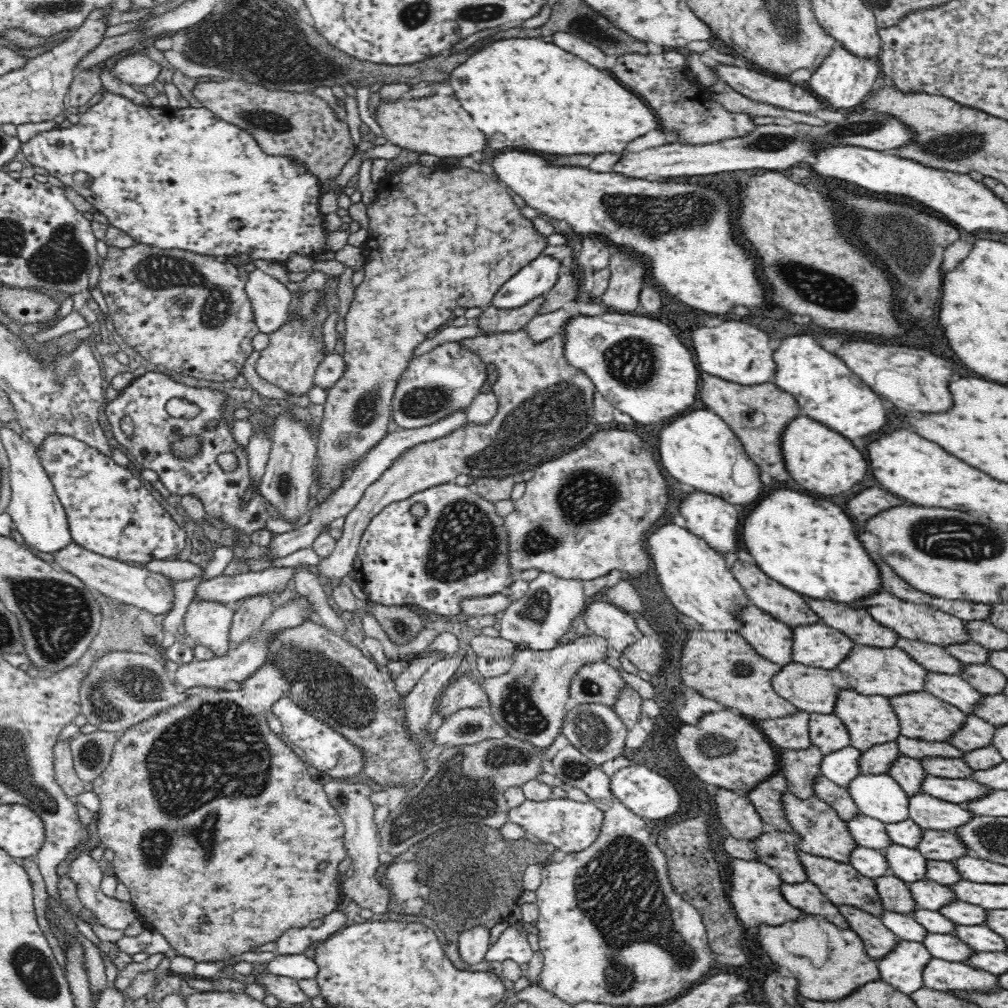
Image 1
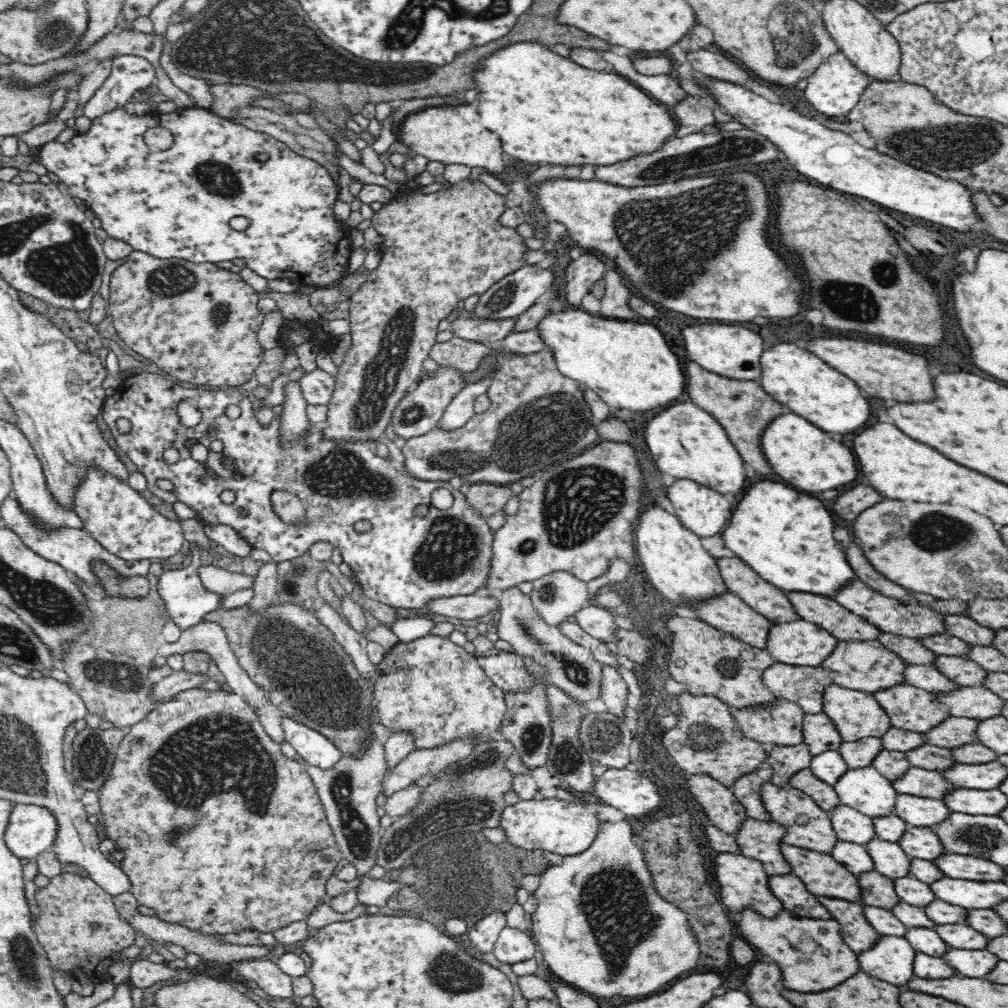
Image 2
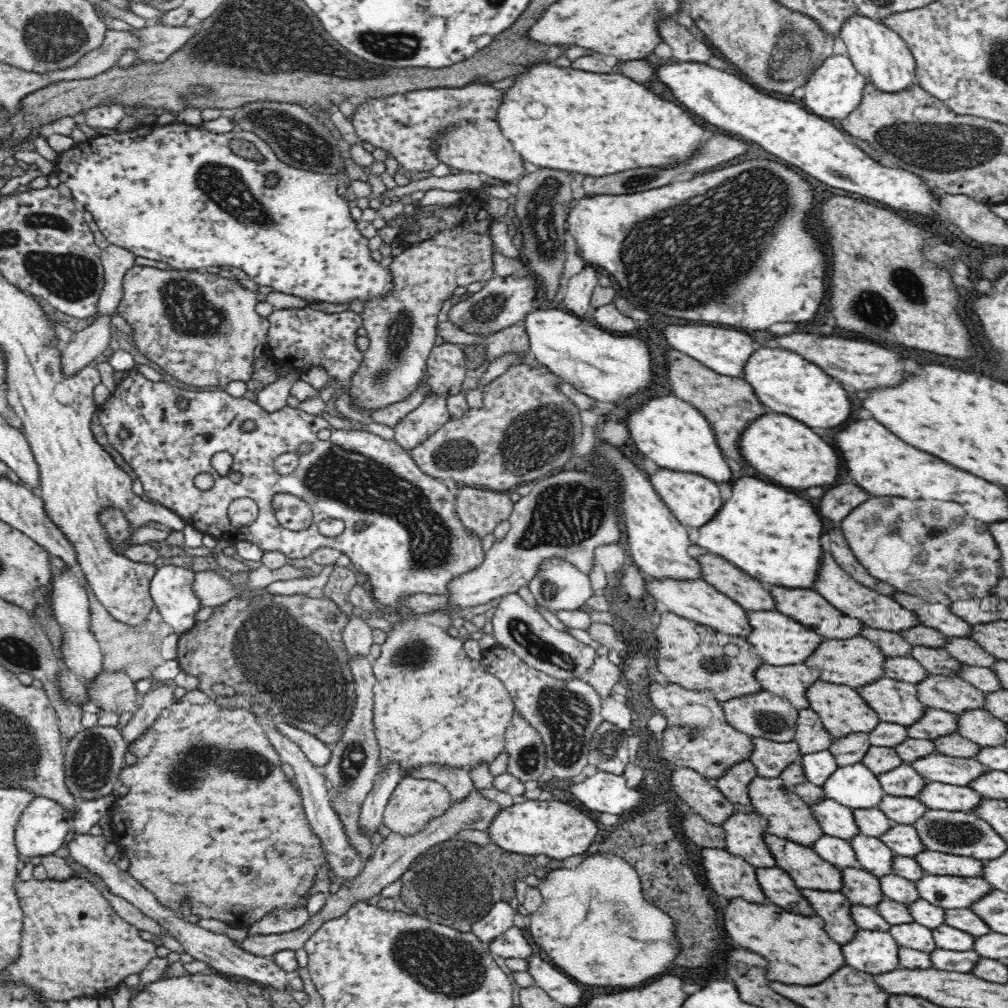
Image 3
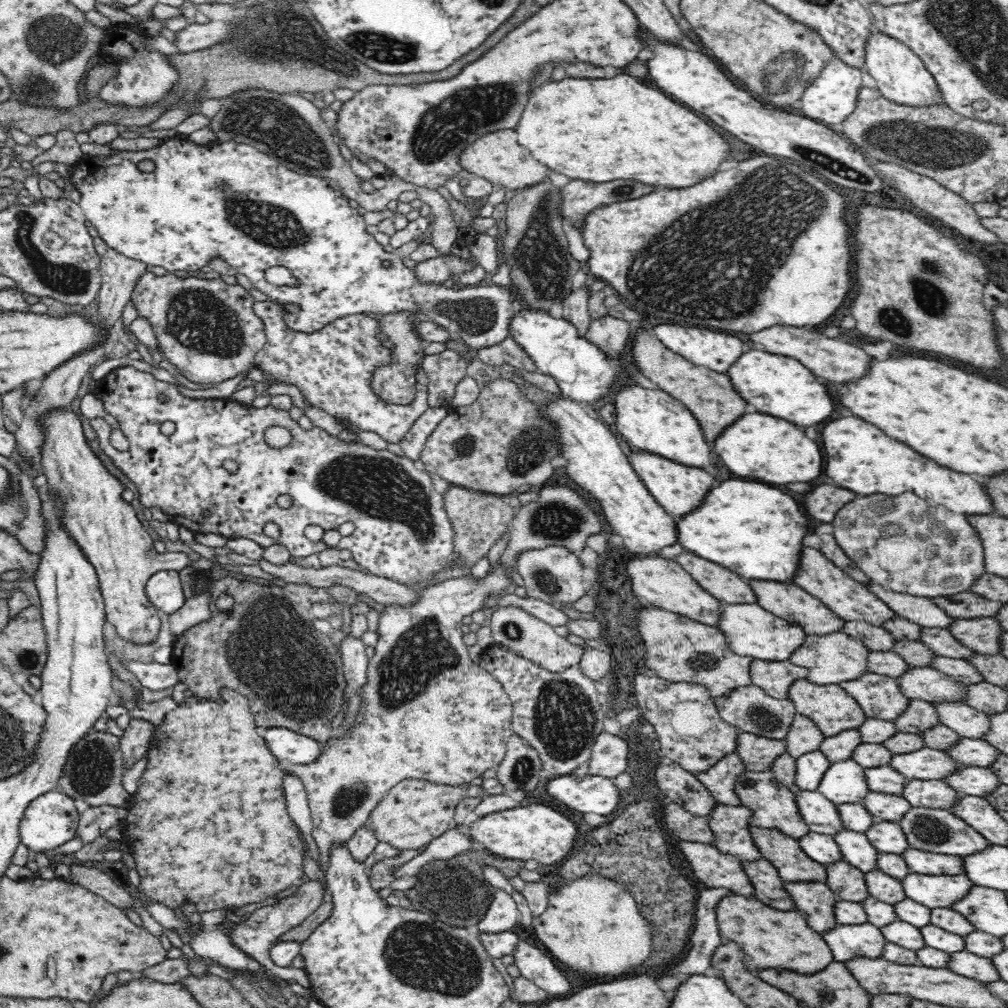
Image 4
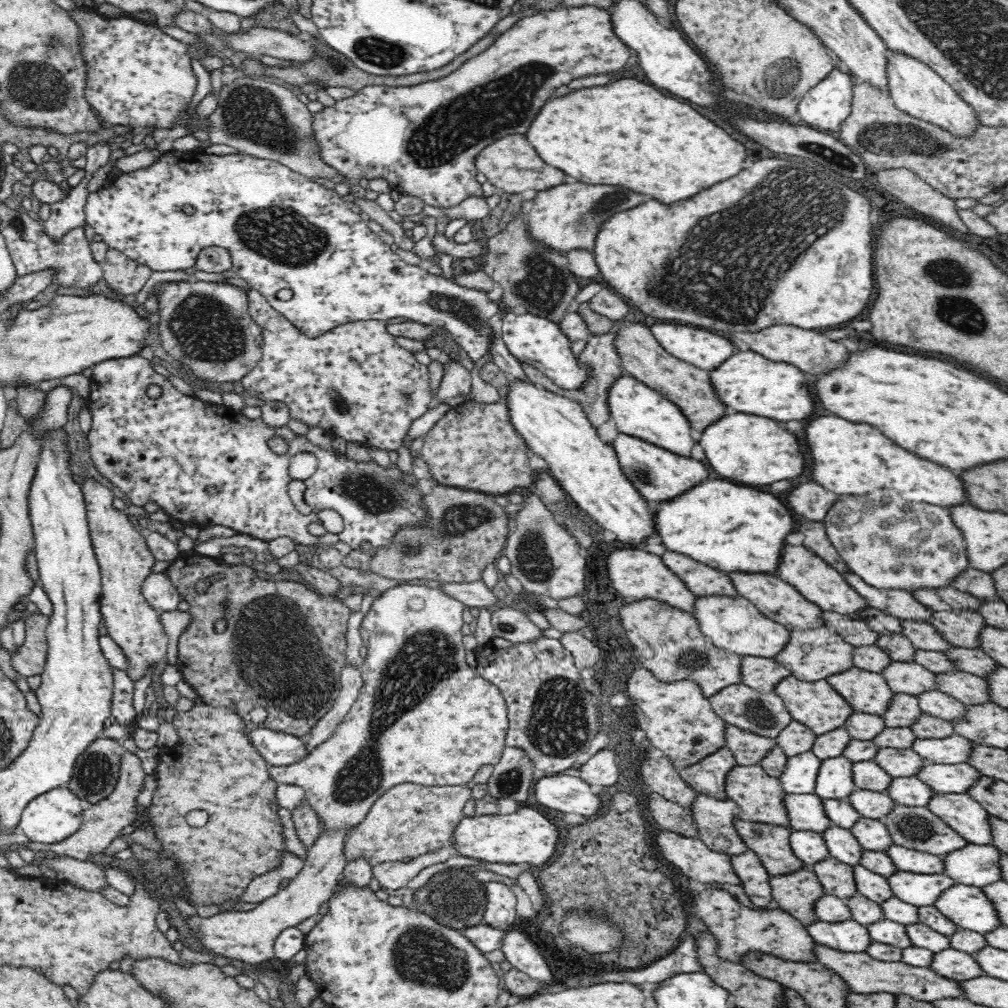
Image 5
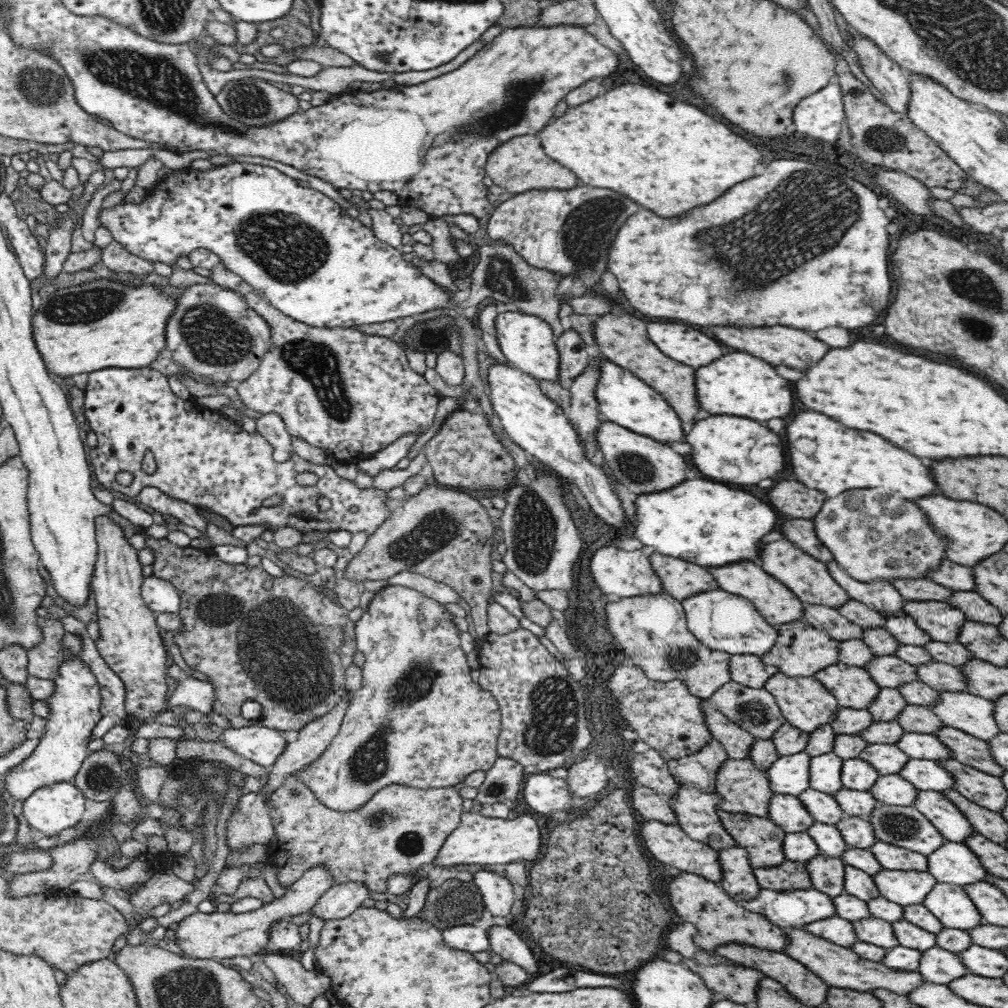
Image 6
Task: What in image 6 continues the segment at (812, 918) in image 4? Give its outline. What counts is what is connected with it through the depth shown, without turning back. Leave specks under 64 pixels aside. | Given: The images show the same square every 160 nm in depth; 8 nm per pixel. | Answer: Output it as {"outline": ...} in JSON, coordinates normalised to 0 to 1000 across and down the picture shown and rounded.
{"outline":[[[780,853],[774,859],[747,864],[756,882],[770,885],[808,882],[799,856]]]}

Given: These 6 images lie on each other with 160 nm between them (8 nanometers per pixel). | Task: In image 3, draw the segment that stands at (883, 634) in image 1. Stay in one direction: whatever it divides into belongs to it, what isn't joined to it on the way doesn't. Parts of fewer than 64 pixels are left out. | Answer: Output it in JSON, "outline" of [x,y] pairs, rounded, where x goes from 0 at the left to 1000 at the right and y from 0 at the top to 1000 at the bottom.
{"outline":[[[764,581],[762,585],[768,592],[772,607],[787,613],[794,619],[806,622],[813,631],[817,631],[817,634],[840,634],[854,630],[857,619],[853,615],[843,613],[833,605],[829,605],[827,601],[823,601],[823,597],[819,597],[808,585],[796,585],[796,583],[794,585],[780,585],[776,581]]]}

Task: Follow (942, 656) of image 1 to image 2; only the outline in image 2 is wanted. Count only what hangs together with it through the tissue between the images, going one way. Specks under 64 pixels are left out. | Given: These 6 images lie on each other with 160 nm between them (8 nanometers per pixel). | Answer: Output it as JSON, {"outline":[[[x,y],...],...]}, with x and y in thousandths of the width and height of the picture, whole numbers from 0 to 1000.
{"outline":[[[875,628],[872,636],[879,643],[883,643],[889,649],[892,649],[901,660],[926,660],[932,652],[924,645],[921,645],[913,634]]]}

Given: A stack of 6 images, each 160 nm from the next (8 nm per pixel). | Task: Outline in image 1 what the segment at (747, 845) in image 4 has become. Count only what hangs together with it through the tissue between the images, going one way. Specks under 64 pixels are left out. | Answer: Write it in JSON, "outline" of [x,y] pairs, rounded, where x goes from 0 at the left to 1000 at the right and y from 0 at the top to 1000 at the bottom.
{"outline":[[[762,822],[744,836],[753,853],[770,863],[778,876],[792,877],[804,874],[792,849],[794,834],[795,830],[790,825]]]}

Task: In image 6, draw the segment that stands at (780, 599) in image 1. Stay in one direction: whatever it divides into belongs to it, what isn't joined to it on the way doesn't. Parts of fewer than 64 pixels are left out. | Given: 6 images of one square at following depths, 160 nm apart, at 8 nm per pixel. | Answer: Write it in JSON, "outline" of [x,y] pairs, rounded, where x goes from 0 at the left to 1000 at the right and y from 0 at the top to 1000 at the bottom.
{"outline":[[[647,550],[645,558],[657,575],[659,585],[675,597],[696,586],[714,584],[712,577],[708,577],[708,570],[696,562],[675,554],[661,554],[657,550]]]}

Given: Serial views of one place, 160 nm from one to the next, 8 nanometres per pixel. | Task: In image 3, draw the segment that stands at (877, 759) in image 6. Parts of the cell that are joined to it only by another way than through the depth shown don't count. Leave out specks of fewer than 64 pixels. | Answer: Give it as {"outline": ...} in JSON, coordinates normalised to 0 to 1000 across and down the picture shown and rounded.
{"outline":[[[931,746],[912,752],[904,756],[904,759],[921,776],[946,780],[961,780],[971,770],[982,766],[982,762],[968,752],[950,752]]]}

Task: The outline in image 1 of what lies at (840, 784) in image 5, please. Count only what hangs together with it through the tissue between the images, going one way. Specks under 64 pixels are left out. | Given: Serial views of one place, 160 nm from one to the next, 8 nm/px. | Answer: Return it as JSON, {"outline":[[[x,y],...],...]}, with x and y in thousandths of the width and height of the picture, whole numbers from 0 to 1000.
{"outline":[[[854,768],[840,780],[853,808],[885,817],[903,813],[903,790],[882,768]]]}

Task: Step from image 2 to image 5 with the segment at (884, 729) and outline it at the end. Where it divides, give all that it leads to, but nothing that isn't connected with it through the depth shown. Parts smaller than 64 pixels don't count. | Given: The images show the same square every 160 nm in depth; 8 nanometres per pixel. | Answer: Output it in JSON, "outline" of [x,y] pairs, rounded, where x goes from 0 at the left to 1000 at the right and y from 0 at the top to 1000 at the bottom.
{"outline":[[[784,670],[769,681],[769,688],[778,695],[787,714],[799,718],[811,729],[837,721],[840,712],[847,706],[847,702],[820,675],[800,677]]]}

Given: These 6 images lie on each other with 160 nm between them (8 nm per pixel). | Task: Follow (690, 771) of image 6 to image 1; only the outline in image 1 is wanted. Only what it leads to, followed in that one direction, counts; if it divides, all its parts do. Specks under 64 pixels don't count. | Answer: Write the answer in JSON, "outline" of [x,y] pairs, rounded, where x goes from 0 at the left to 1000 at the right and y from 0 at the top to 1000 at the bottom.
{"outline":[[[774,767],[765,770],[748,782],[742,784],[739,789],[749,800],[763,823],[788,825],[775,796],[777,788],[782,787],[783,782],[780,772]]]}

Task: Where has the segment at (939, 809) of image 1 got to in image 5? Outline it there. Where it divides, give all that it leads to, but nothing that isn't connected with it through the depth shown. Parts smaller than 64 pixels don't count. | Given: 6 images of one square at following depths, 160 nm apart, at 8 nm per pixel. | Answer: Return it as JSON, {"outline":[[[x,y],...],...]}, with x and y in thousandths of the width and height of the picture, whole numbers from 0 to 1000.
{"outline":[[[851,783],[843,789],[841,795],[855,811],[873,814],[880,811],[890,799],[880,786]]]}

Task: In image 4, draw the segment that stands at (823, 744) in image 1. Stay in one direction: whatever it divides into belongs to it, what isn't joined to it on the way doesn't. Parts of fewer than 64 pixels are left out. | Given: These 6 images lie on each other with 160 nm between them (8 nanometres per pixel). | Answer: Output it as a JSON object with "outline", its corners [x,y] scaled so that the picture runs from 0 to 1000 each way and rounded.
{"outline":[[[791,706],[784,724],[780,727],[781,746],[791,753],[796,748],[813,743],[818,732],[817,727],[805,712]]]}

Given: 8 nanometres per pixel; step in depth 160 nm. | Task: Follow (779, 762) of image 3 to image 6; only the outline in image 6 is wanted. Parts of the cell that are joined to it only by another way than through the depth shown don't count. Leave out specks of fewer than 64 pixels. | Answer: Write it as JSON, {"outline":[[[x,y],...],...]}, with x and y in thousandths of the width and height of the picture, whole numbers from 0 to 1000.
{"outline":[[[695,694],[695,701],[704,726],[708,733],[718,740],[723,752],[726,754],[743,752],[744,743],[750,736],[749,730],[712,706],[702,694]]]}

